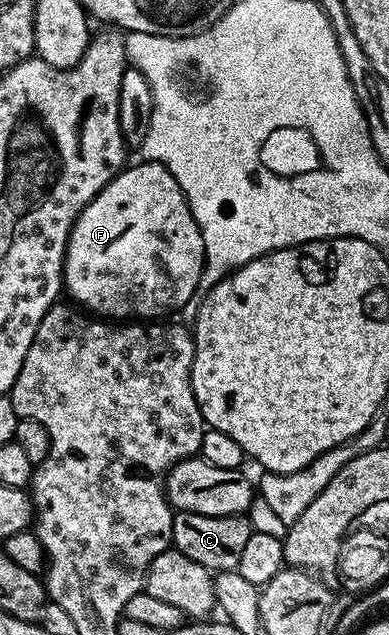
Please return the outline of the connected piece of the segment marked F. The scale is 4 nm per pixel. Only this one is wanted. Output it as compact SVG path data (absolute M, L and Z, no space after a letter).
M141 160L138 166L133 166L133 164L126 165L121 173L116 174L97 193L95 200L91 200L91 204L87 204L87 208L83 208L83 212L75 220L75 224L71 228L71 236L67 240L67 248L65 249L63 290L66 295L69 293L74 298L72 301L78 307L84 308L90 315L100 316L105 320L161 320L190 305L191 302L189 301L192 300L193 294L196 295L198 293L199 278L204 273L205 249L203 248L203 236L199 232L199 224L179 188L175 176L171 176L171 172L167 172L167 168L163 168L158 162Z

